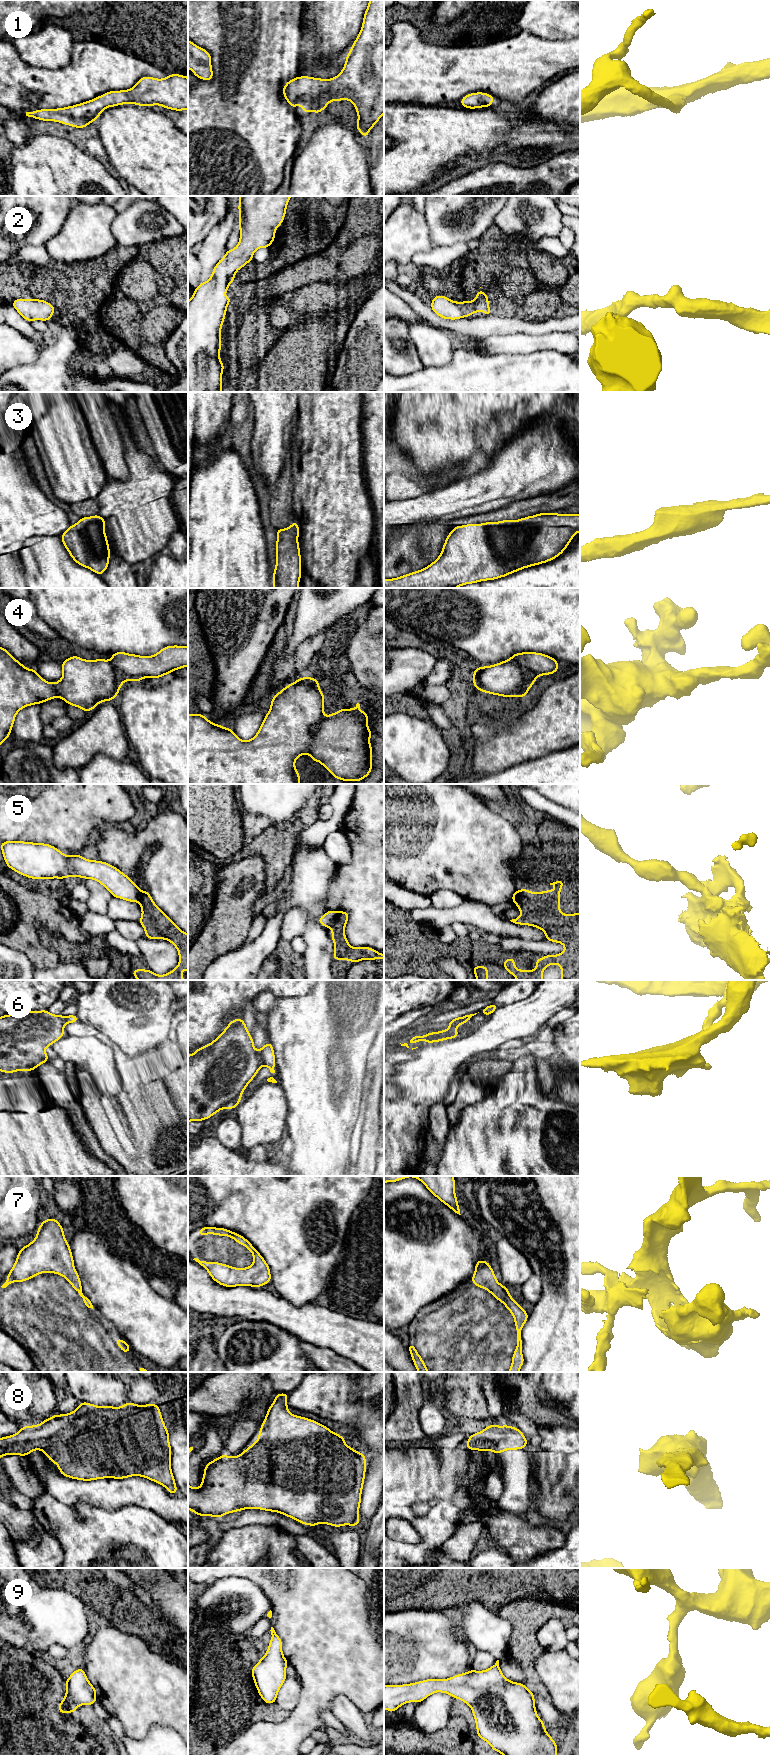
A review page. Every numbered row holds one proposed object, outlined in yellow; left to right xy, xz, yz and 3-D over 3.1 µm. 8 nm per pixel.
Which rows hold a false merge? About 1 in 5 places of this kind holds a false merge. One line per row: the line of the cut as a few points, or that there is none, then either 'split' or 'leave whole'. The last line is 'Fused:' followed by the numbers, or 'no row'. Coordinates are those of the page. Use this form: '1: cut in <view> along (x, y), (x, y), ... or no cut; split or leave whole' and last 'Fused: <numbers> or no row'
1: no cut; leave whole
2: no cut; leave whole
3: no cut; leave whole
4: no cut; leave whole
5: cut in xz along (338, 912), (331, 926); split
6: cut in xz along (257, 1051), (262, 1064); split
7: no cut; leave whole
8: no cut; leave whole
9: no cut; leave whole
Fused: 5, 6

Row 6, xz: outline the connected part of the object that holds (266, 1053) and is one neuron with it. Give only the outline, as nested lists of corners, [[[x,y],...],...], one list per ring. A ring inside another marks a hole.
[[[271,1042],[265,1043],[258,1053],[261,1057],[261,1064],[266,1065],[271,1073],[275,1073],[275,1055]]]

